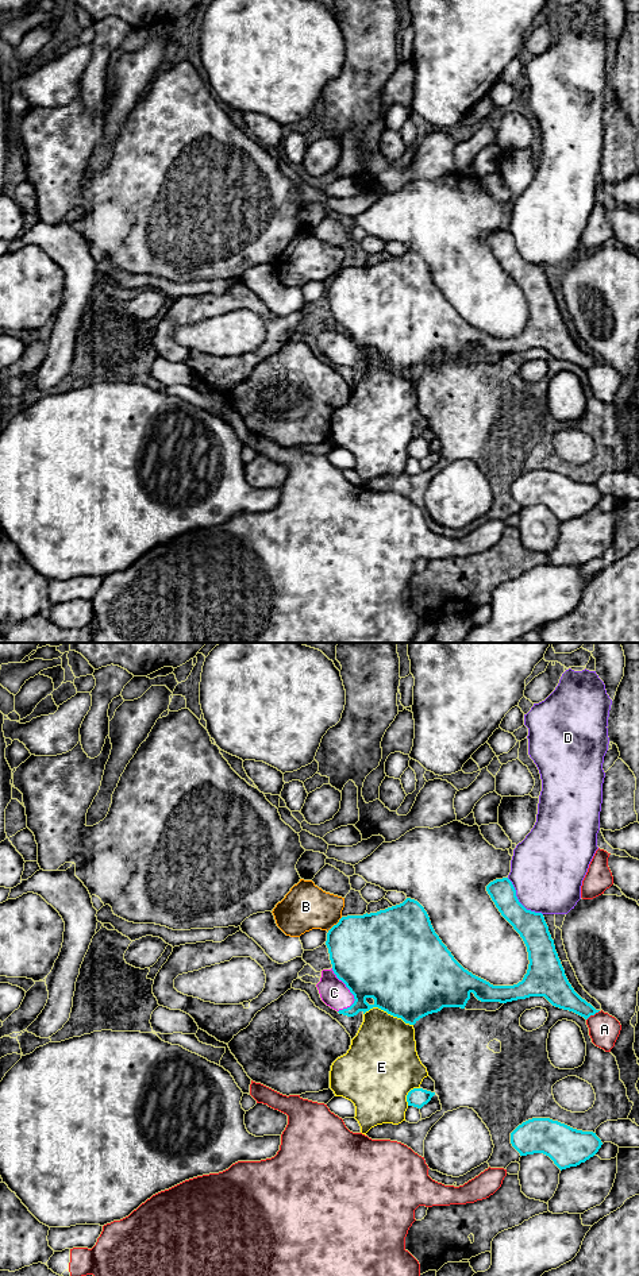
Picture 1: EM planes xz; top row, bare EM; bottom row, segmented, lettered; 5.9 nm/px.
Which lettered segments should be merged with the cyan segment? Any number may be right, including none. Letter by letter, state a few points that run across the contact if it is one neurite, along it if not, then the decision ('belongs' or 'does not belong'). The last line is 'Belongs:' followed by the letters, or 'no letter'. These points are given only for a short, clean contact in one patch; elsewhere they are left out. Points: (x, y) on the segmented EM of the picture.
A: does not belong
B: does not belong
C: line xz (374, 958), (350, 982), (350, 991), (334, 993); belongs
D: does not belong
E: does not belong
Belongs: C

